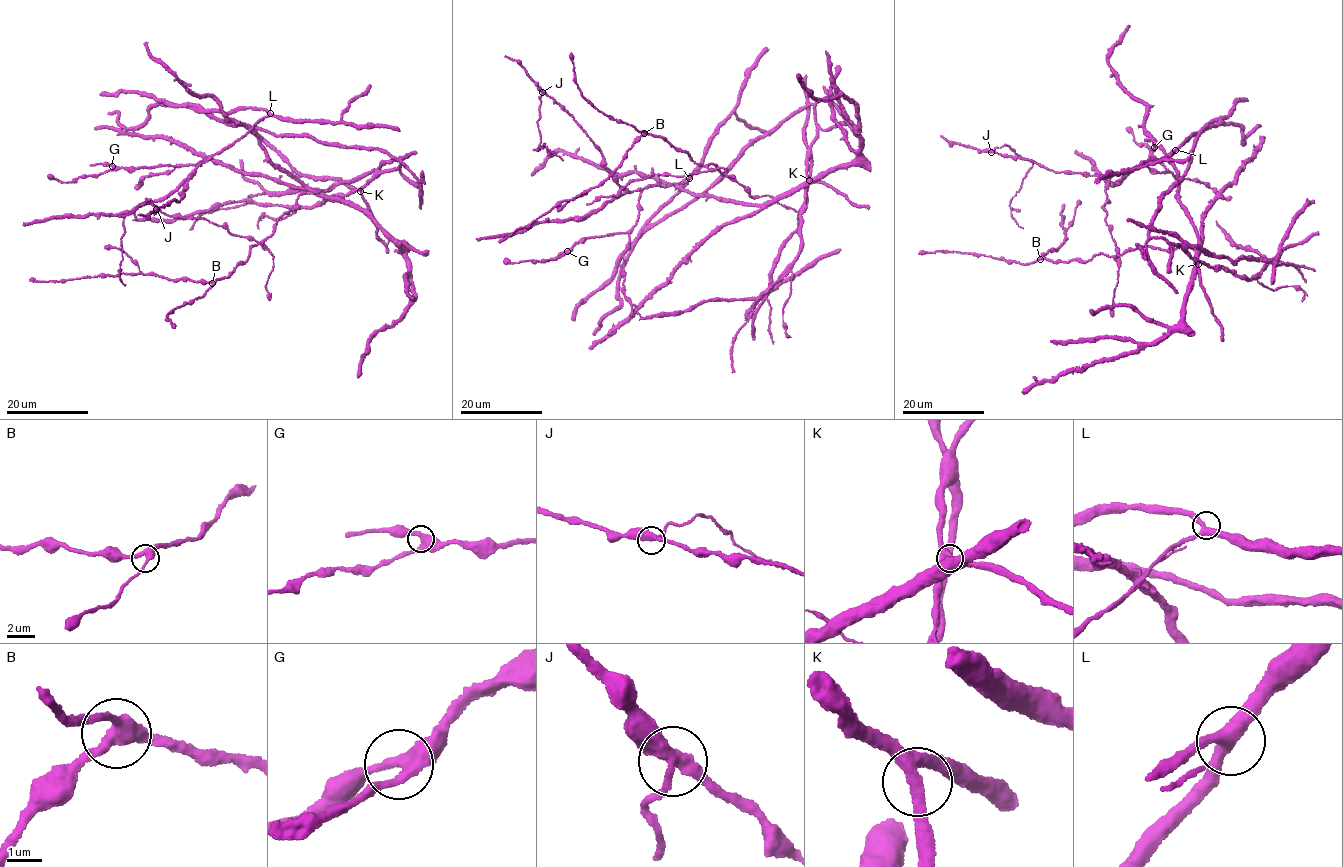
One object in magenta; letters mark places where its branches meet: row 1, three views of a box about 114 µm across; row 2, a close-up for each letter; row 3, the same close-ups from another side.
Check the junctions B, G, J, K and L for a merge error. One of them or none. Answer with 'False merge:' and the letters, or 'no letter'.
False merge: J

